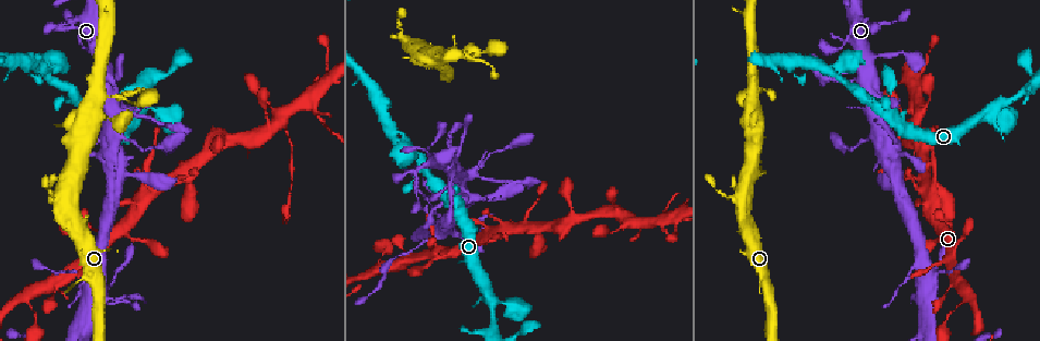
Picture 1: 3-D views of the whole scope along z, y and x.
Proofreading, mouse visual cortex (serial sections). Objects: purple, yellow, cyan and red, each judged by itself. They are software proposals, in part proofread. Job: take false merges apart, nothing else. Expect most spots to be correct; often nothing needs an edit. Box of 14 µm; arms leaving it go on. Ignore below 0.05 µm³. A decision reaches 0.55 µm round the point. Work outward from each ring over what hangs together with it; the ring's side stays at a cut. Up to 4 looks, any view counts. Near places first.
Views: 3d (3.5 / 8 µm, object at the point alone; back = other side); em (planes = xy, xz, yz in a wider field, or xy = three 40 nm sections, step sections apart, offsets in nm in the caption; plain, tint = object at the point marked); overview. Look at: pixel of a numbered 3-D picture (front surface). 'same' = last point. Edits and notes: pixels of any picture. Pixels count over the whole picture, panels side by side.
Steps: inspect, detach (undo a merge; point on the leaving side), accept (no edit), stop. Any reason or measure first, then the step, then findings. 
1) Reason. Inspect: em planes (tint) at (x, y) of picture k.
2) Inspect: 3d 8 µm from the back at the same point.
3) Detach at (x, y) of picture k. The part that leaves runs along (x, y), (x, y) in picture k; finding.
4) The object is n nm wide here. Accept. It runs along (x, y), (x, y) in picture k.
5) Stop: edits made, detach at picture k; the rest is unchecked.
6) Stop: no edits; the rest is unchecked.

Calibre changes. Inspect: 3d 3.5 µm from the back at (891, 84) of picture 1.

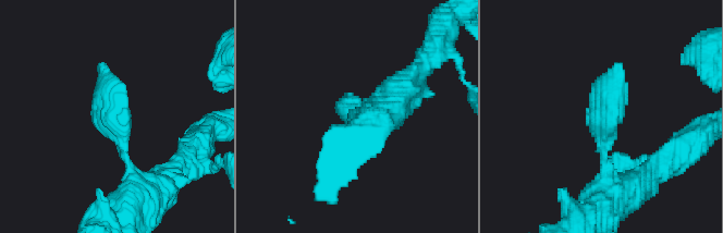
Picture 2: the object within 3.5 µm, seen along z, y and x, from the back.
Now the EM. Inspect: em planes (tint) at (605, 125) of picture 2.

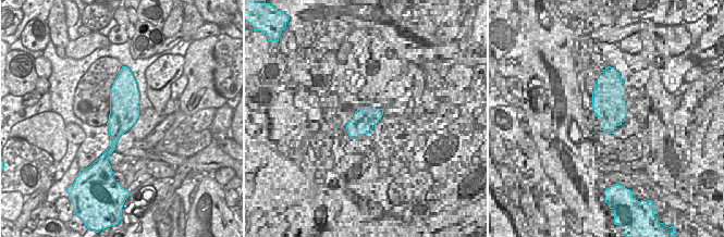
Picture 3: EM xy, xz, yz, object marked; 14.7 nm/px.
Accept. It runs along (139, 197), (110, 120), (99, 63) in picture 2; all the same cell.

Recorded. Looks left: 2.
Thin neck. Inspect: 3d 3.5 µm at (291, 153) of picture 1.

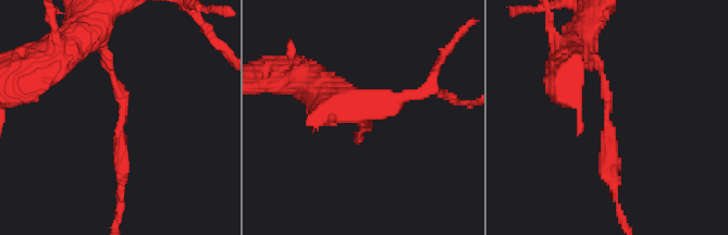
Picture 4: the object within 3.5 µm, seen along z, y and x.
The arms are 150, 200 nm wide. Inspect: em xy step 3 (tint) at (123, 120) of picture 4.

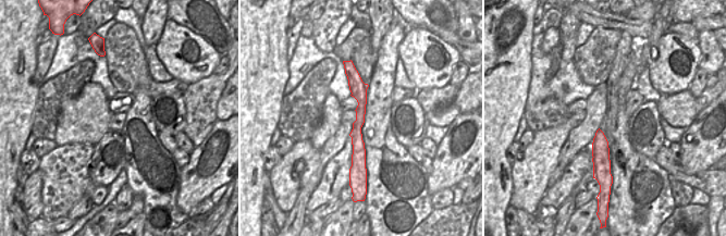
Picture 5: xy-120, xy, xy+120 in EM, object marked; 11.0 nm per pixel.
Accept. One cell here.

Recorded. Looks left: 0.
Stop: no edits; the rest is unchecked.

